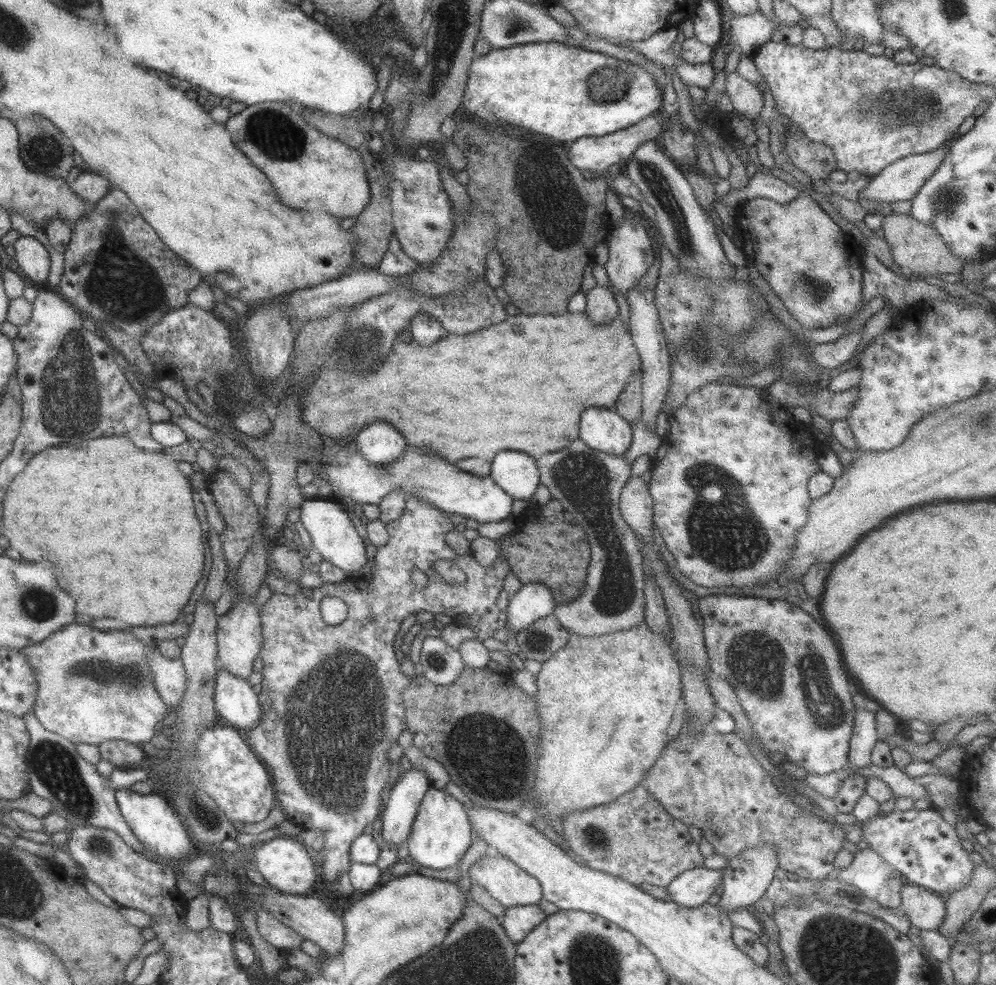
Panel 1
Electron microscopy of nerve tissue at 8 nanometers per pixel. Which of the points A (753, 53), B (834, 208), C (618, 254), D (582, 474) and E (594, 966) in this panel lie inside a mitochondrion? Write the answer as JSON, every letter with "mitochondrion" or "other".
{"A":"other","B":"other","C":"other","D":"mitochondrion","E":"mitochondrion"}

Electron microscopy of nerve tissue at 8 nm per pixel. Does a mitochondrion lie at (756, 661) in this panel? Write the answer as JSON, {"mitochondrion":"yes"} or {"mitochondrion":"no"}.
{"mitochondrion":"yes"}

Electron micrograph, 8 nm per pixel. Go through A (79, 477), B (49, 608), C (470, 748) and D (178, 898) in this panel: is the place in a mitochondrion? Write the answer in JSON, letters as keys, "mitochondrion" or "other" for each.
{"A":"other","B":"mitochondrion","C":"mitochondrion","D":"other"}

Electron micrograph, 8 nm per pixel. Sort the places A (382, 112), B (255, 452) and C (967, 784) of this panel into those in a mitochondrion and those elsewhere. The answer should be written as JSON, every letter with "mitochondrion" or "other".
{"A":"other","B":"other","C":"other"}

